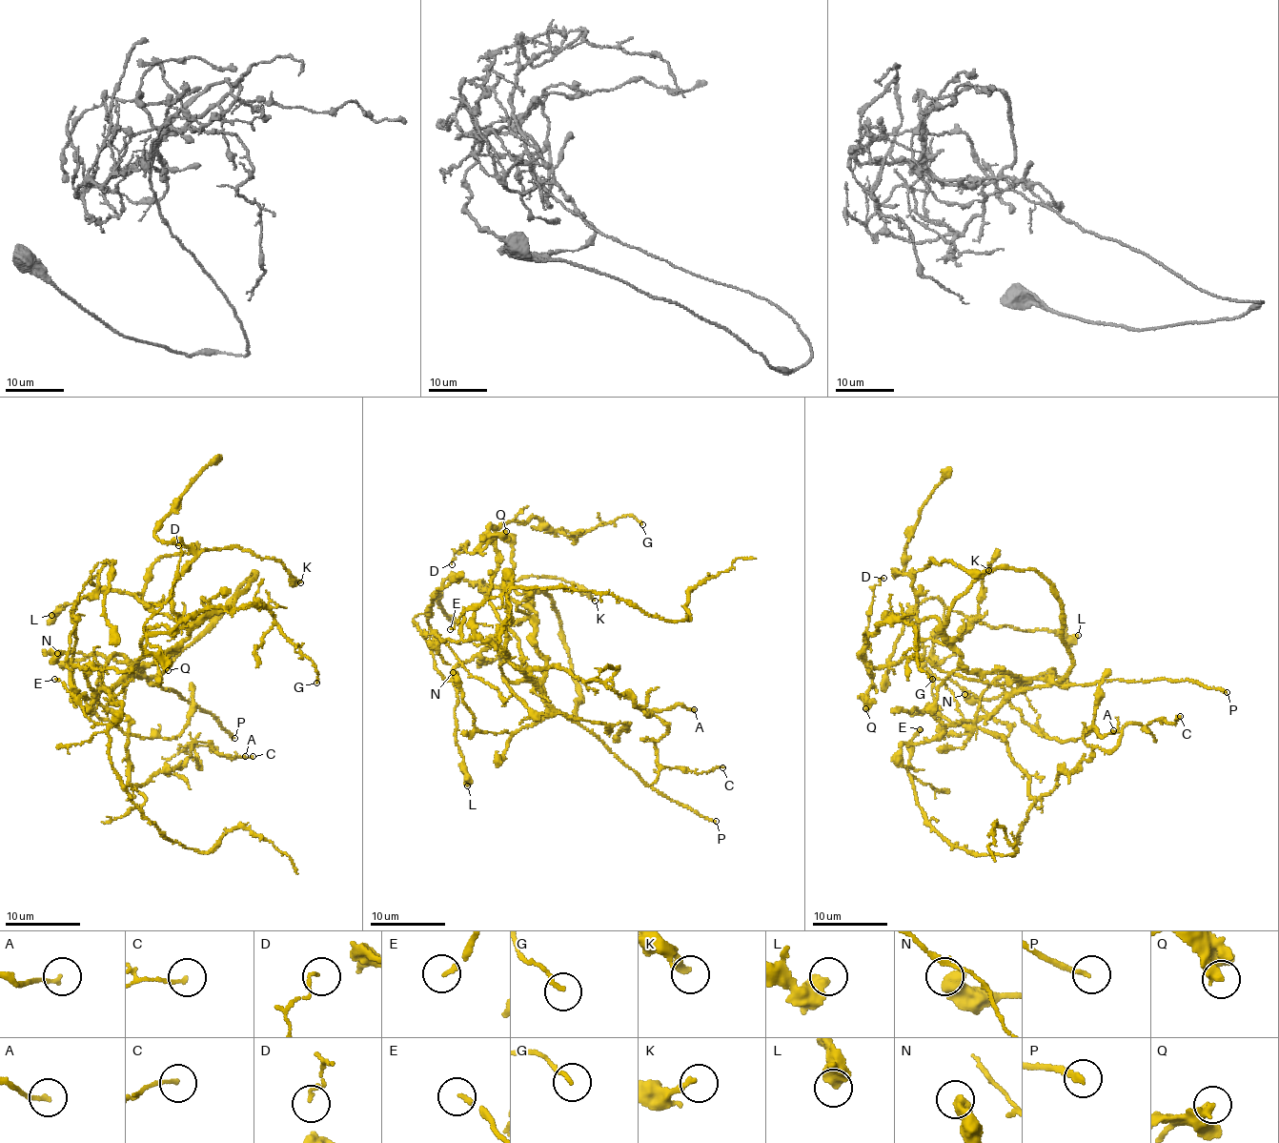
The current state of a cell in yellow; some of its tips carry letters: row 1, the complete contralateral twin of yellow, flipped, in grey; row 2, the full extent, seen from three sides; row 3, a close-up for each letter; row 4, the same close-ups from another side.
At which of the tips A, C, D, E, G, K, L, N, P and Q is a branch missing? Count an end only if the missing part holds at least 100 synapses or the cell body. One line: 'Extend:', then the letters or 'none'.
Extend: P

